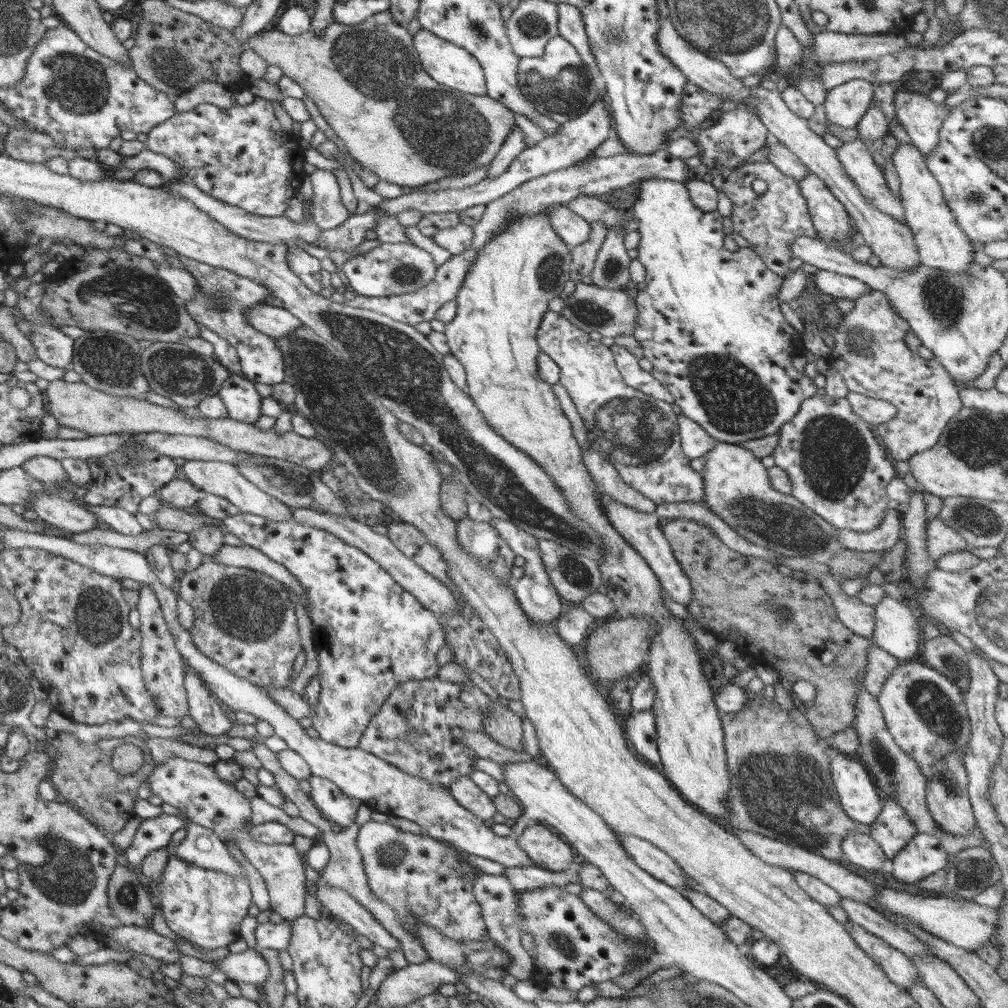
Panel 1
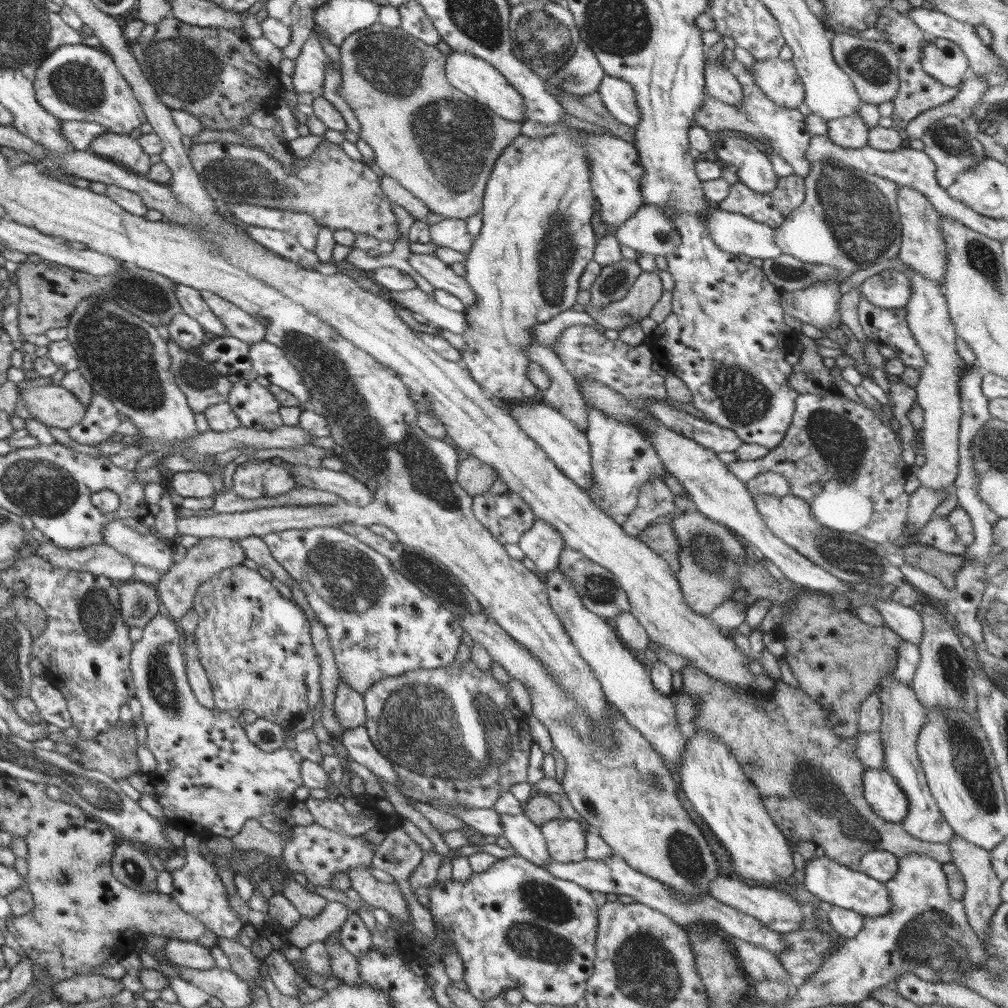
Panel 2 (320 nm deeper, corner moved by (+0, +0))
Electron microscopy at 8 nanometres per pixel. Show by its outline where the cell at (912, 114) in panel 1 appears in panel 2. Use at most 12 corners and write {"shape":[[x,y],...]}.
{"shape":[[944,116],[921,136],[945,189],[988,157],[964,118]]}

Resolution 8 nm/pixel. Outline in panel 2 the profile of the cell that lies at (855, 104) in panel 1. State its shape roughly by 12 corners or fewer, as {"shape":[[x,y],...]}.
{"shape":[[860,115],[827,120],[827,136],[842,148],[867,145]]}

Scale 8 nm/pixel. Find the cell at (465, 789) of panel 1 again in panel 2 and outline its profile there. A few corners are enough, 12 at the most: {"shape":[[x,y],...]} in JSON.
{"shape":[[523,813],[500,816],[516,854],[541,867],[551,861],[544,835]]}

